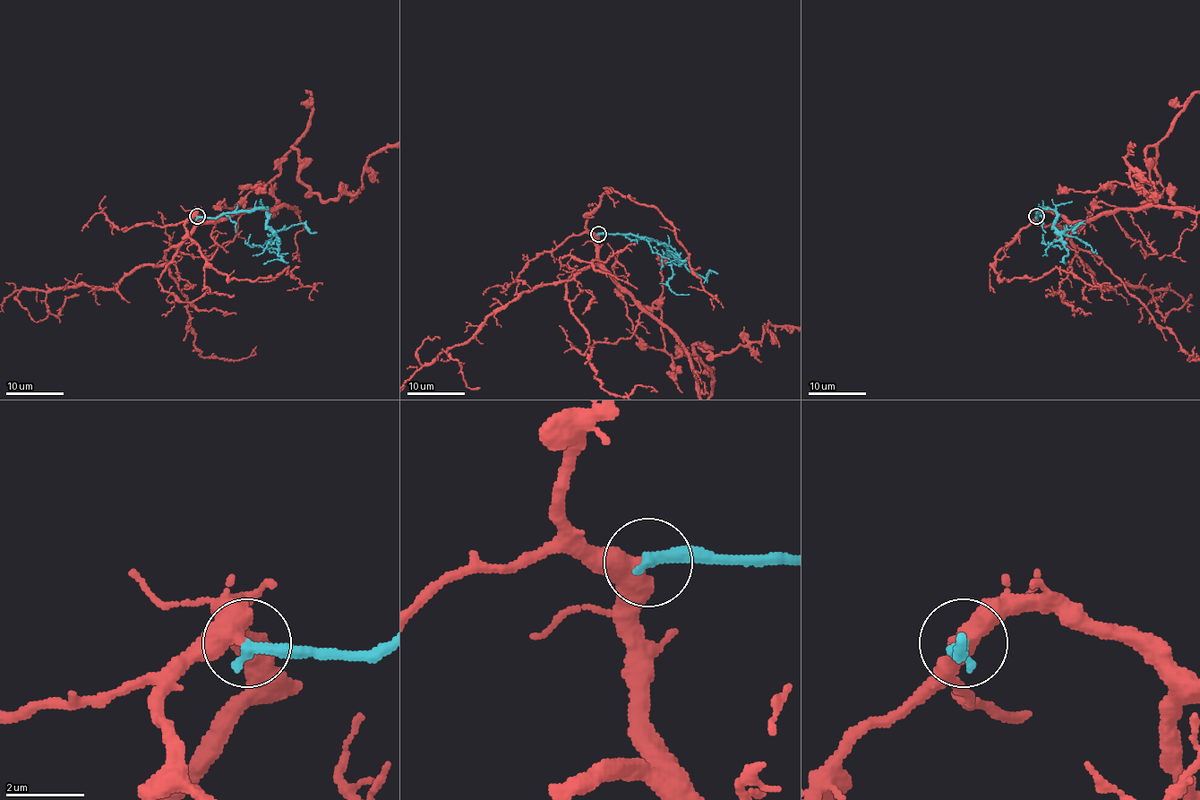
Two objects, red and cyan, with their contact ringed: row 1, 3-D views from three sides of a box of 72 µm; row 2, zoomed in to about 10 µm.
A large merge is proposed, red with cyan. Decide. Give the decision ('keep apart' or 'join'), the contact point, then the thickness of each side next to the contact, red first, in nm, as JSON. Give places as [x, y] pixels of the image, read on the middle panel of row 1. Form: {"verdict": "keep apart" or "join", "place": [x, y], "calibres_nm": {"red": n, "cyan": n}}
{"verdict": "join", "place": [598, 234], "calibres_nm": {"red": 400, "cyan": 320}}

